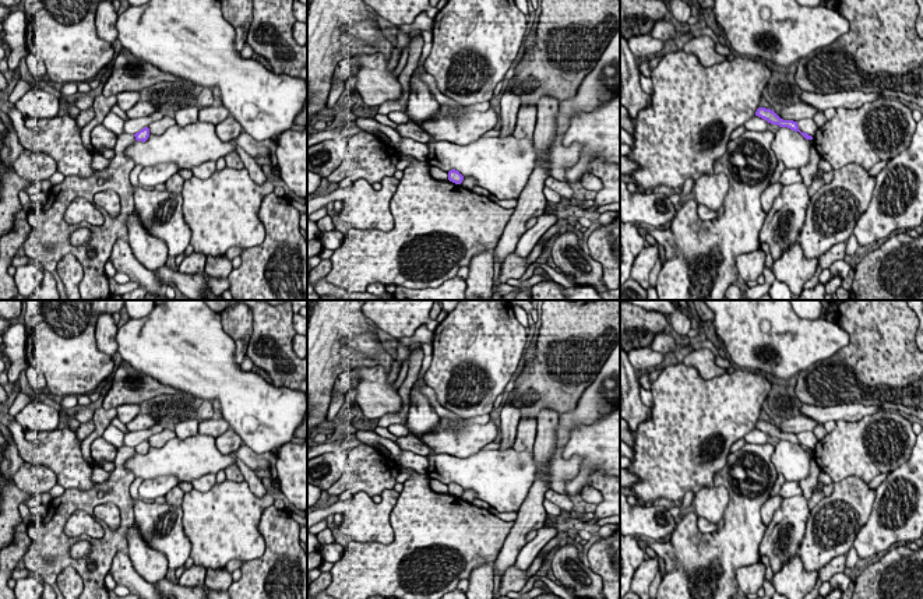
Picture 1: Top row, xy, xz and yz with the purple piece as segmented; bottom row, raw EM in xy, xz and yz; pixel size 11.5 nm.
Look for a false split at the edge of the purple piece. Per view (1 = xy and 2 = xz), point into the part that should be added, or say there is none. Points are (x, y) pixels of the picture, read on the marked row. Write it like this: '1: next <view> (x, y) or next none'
1: next none
2: next none

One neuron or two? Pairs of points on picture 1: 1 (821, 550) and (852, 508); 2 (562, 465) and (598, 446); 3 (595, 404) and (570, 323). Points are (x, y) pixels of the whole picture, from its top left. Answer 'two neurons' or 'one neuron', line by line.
1: one neuron
2: two neurons
3: two neurons

